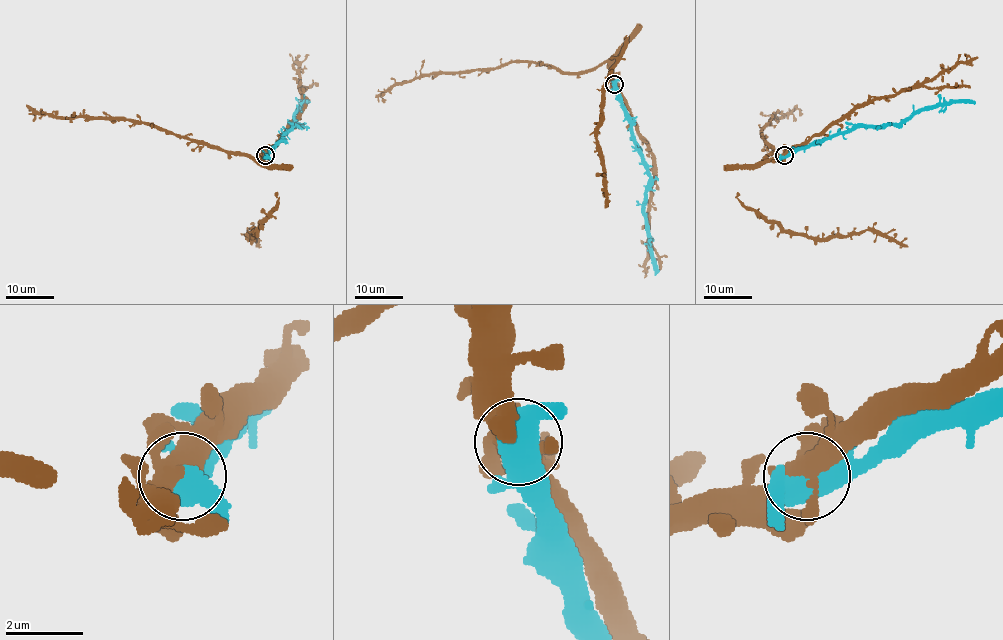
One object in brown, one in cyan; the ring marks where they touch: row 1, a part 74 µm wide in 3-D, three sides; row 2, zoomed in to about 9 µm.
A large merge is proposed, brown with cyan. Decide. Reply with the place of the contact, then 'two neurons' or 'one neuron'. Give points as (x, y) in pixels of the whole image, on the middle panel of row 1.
place (614, 84); two neurons

